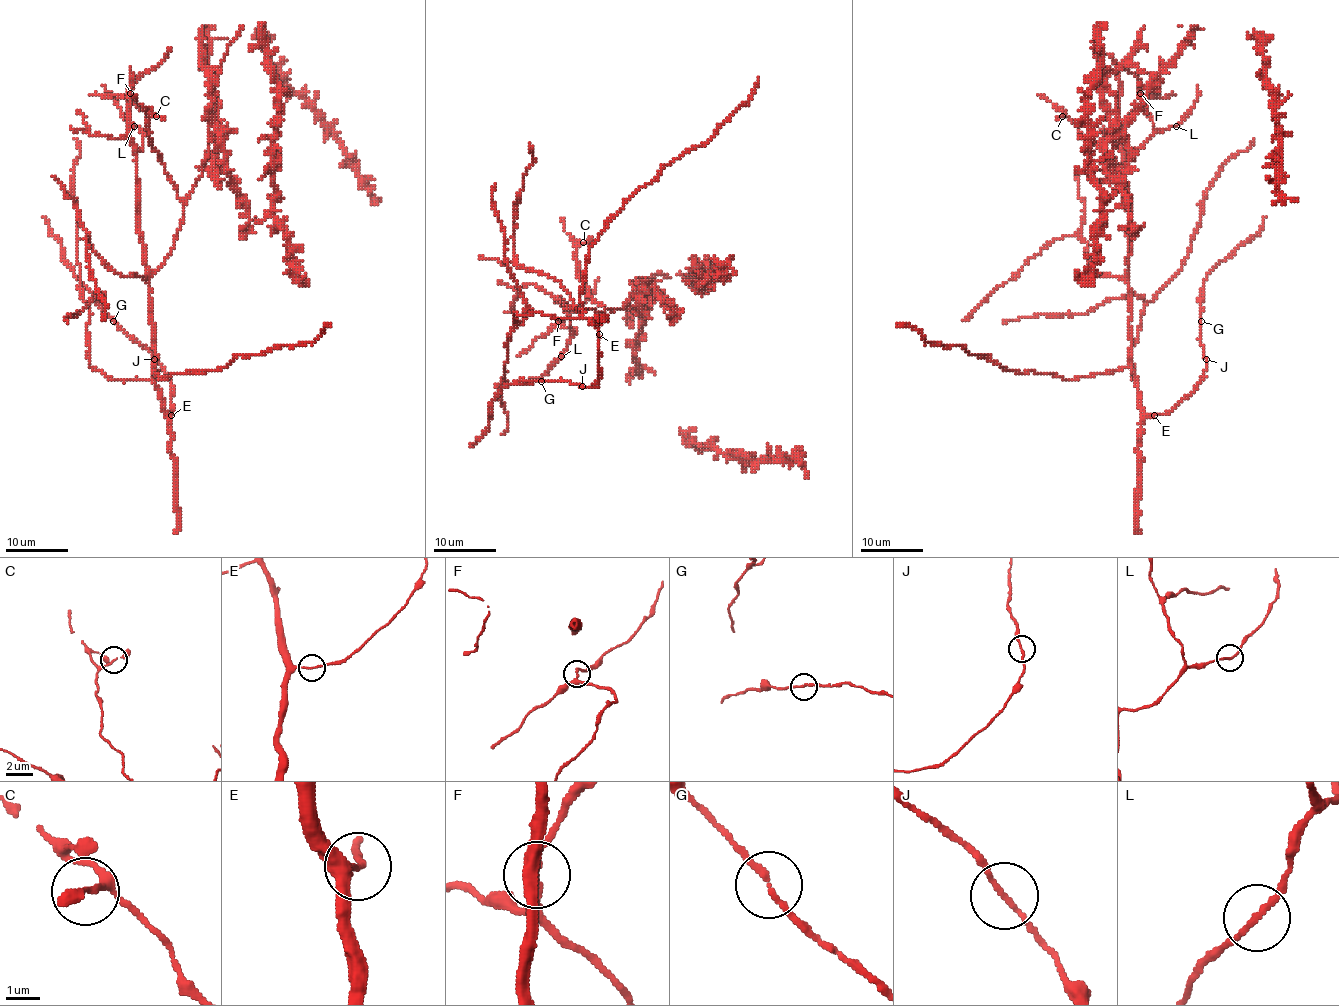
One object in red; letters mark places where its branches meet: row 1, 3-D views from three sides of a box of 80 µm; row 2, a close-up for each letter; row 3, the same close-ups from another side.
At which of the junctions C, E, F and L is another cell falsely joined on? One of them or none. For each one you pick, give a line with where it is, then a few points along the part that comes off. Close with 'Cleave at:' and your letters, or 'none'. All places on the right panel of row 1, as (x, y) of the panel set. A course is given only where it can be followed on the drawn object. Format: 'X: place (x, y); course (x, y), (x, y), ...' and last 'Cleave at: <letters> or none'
Cleave at: none

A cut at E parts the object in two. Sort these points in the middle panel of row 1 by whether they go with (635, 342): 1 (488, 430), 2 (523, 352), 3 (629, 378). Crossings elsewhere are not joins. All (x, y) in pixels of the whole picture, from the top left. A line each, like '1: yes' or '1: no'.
1: no
2: yes
3: yes

